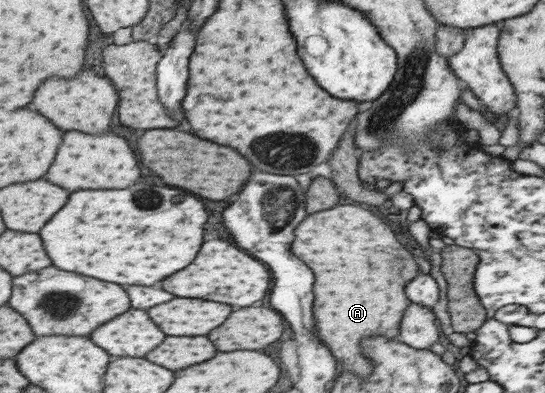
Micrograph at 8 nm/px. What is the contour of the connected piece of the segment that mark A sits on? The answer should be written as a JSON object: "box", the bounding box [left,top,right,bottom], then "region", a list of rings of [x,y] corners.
{"box":[292,205,421,377],"region":[[[340,205],[334,209],[326,209],[320,213],[308,215],[296,229],[294,229],[294,243],[292,253],[302,259],[314,273],[314,321],[318,337],[332,349],[338,363],[348,371],[354,371],[360,377],[368,377],[372,373],[372,363],[364,359],[360,351],[360,341],[372,335],[384,335],[394,339],[398,335],[398,323],[404,315],[404,309],[410,305],[410,299],[404,295],[404,287],[421,272],[414,256],[404,249],[394,237],[394,231],[382,223],[382,219],[374,217],[370,211],[354,205]]]}

